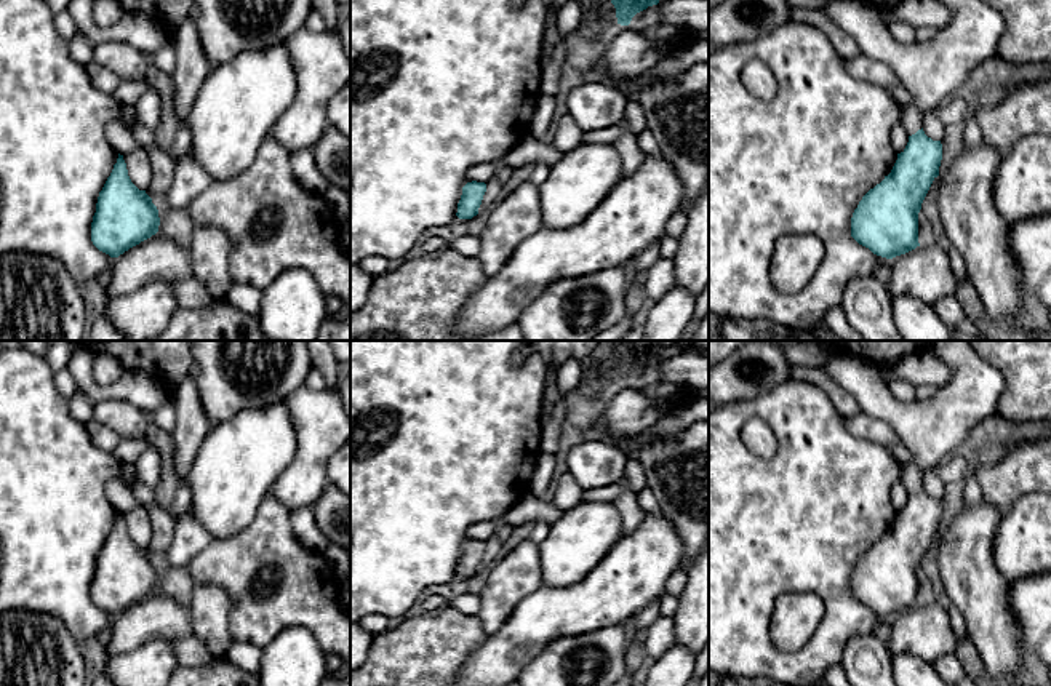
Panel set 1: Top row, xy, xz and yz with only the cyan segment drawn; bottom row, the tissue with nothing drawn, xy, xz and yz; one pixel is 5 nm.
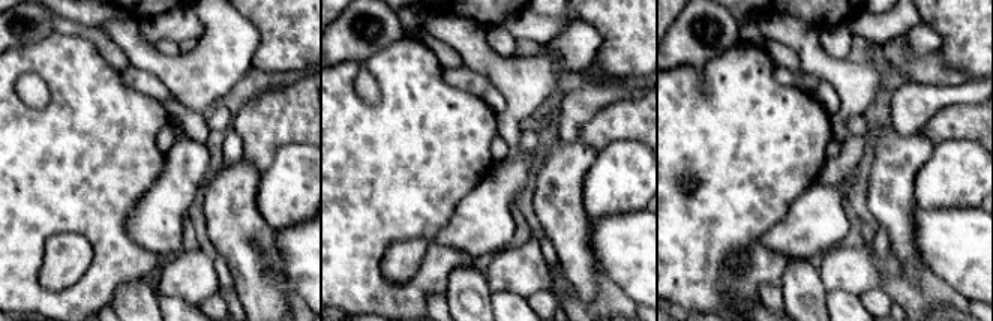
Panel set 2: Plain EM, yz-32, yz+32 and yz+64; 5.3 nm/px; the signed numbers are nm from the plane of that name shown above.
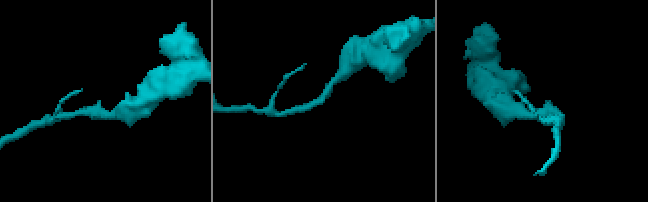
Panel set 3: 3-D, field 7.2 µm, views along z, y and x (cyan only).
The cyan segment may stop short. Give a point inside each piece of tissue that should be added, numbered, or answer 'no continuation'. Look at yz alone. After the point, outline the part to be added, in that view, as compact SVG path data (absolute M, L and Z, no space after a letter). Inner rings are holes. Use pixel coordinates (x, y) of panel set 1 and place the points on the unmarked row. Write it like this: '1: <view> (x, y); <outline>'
1: yz (931, 429); M933 341L929 349L952 368L953 374L945 385L937 387L931 398L921 401L899 401L881 379L878 368L861 358L838 355L822 368L856 398L864 414L889 424L909 449L912 459L901 464L899 477L909 494L923 486L923 470L928 465L939 465L966 441L974 425L997 414L998 398L1005 390L1003 374L981 358L969 341Z

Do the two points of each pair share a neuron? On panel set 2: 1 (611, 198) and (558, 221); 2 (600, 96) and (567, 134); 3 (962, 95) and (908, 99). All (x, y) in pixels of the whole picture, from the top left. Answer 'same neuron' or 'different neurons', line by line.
1: different neurons
2: same neuron
3: same neuron

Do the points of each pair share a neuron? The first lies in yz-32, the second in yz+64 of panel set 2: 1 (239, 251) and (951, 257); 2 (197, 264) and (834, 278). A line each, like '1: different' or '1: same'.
1: different
2: same

